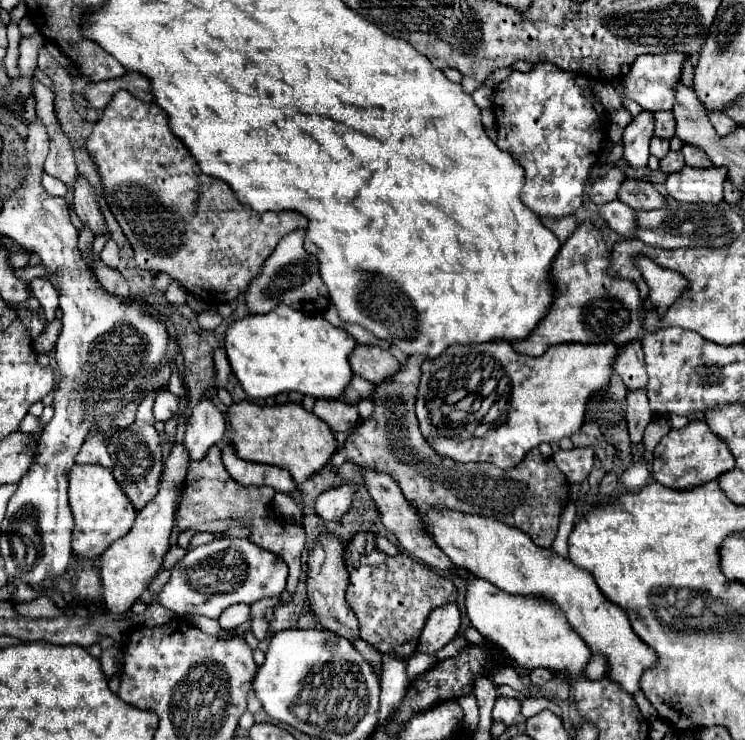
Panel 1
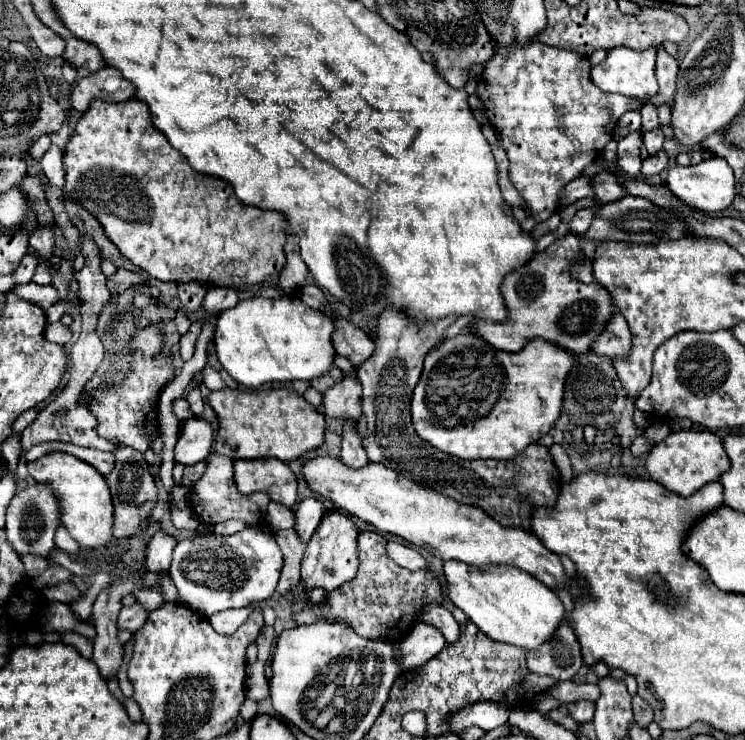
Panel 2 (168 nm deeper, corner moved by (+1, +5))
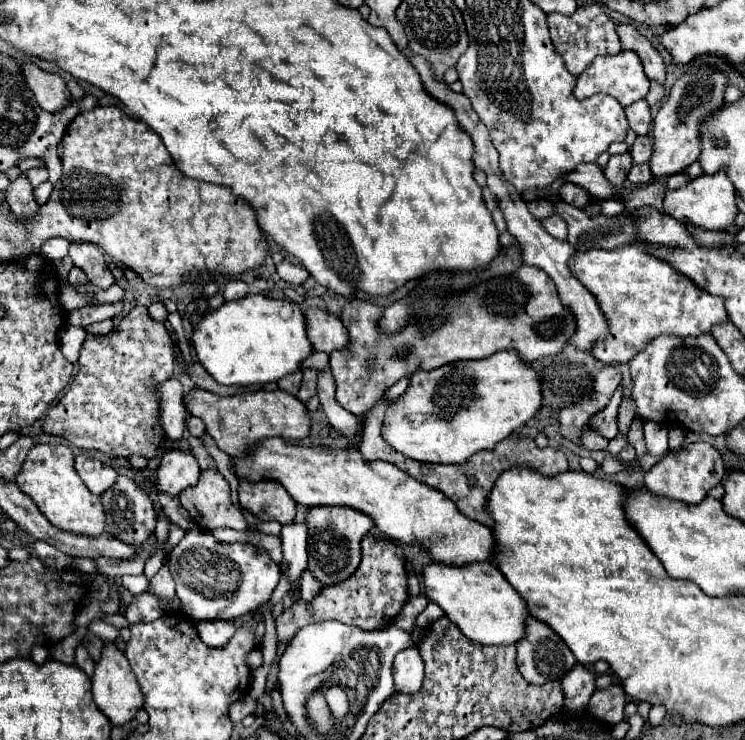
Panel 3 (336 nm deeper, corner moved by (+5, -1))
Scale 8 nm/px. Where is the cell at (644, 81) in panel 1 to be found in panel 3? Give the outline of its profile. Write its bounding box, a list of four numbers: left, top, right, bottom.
[573,50,649,106]

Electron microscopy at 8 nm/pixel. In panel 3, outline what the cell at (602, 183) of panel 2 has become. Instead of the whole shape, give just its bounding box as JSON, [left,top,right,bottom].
[559,182,591,208]

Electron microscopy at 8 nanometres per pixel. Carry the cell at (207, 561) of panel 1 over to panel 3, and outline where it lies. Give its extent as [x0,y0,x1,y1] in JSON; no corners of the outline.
[167,528,281,620]

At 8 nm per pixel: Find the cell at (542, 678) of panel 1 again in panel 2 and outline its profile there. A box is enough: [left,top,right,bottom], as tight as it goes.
[527,620,583,681]

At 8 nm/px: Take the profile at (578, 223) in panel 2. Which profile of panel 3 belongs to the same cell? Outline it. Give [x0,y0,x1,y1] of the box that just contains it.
[543,214,569,240]

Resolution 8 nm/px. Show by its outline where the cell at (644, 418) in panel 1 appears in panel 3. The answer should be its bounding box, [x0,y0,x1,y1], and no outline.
[571,242,729,364]

